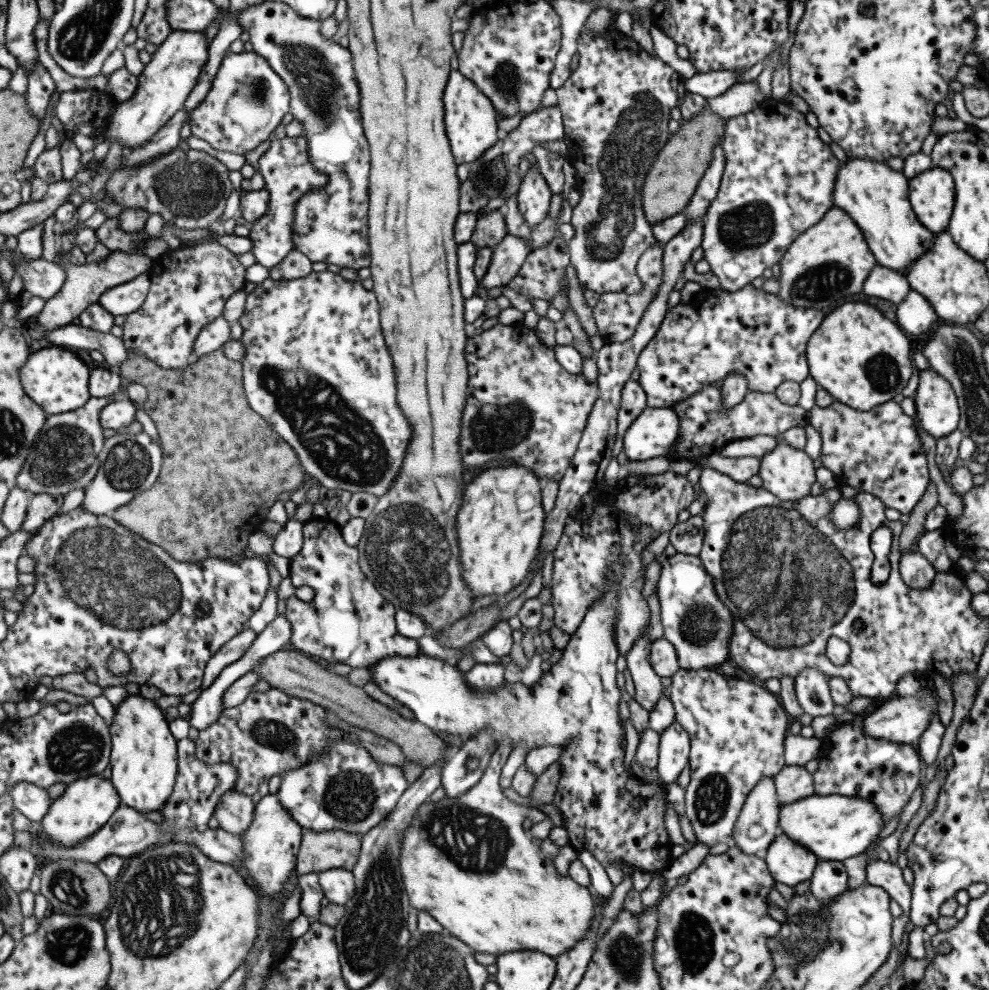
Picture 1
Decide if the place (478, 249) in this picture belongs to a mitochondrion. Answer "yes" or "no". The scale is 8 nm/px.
no

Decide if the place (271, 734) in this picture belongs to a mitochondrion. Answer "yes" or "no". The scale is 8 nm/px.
yes

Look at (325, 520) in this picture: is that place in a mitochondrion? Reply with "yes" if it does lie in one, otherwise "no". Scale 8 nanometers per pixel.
no

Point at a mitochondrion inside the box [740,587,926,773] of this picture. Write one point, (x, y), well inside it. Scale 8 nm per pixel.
(815, 698)

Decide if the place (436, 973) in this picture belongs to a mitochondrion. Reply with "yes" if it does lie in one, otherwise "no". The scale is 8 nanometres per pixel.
yes

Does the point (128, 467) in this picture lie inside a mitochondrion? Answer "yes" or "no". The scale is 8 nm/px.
yes

